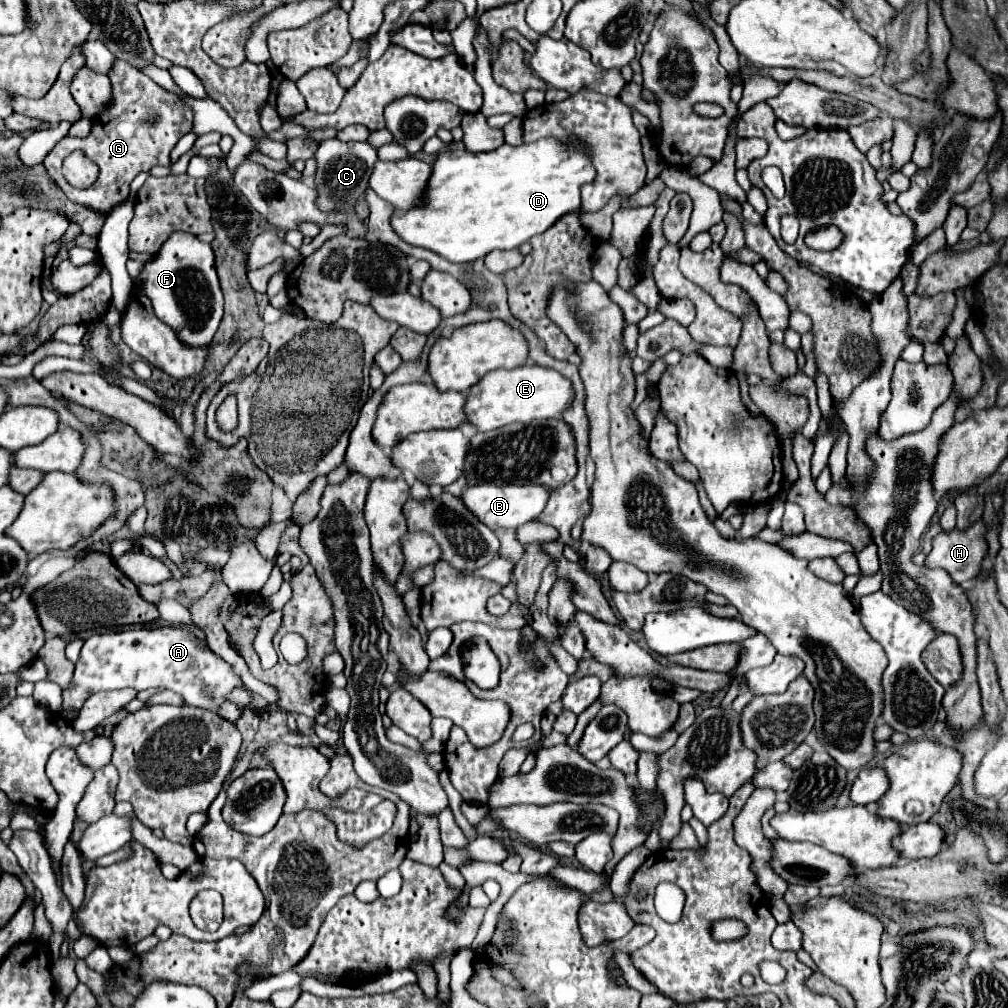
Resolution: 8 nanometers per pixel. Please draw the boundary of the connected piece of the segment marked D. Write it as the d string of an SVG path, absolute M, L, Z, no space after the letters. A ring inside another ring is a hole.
M541 139L519 147L503 143L499 149L489 153L471 153L467 149L447 147L437 153L421 205L409 211L395 211L391 215L391 227L409 245L435 251L451 263L467 263L485 257L493 249L517 249L533 235L547 231L559 217L581 205L579 187L591 183L593 177L595 169L589 157L583 151L577 151L575 141L563 145L557 139Z

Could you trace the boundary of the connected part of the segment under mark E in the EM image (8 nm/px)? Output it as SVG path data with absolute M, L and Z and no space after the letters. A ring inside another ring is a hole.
M521 365L517 369L497 369L487 373L473 389L467 391L465 417L479 433L493 431L511 423L531 423L535 419L561 417L573 399L571 383L553 369L539 365Z

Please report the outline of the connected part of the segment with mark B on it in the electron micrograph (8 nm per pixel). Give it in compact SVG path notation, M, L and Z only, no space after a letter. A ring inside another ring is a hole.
M472 485L461 493L461 499L465 507L489 529L499 527L515 529L541 513L545 501L549 499L549 493L541 485Z

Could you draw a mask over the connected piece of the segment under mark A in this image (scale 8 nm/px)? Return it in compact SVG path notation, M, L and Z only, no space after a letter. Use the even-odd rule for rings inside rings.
M137 627L127 633L119 633L119 631L117 633L95 633L83 643L79 663L75 663L73 687L63 691L63 711L69 707L79 709L83 701L89 697L89 693L107 691L107 689L125 689L125 687L131 687L135 691L151 689L151 687L169 689L181 695L187 707L199 707L199 709L217 713L233 689L243 689L243 681L227 661L221 661L221 657L209 649L209 645L203 639L195 637L191 631L183 627L155 627L155 629Z

